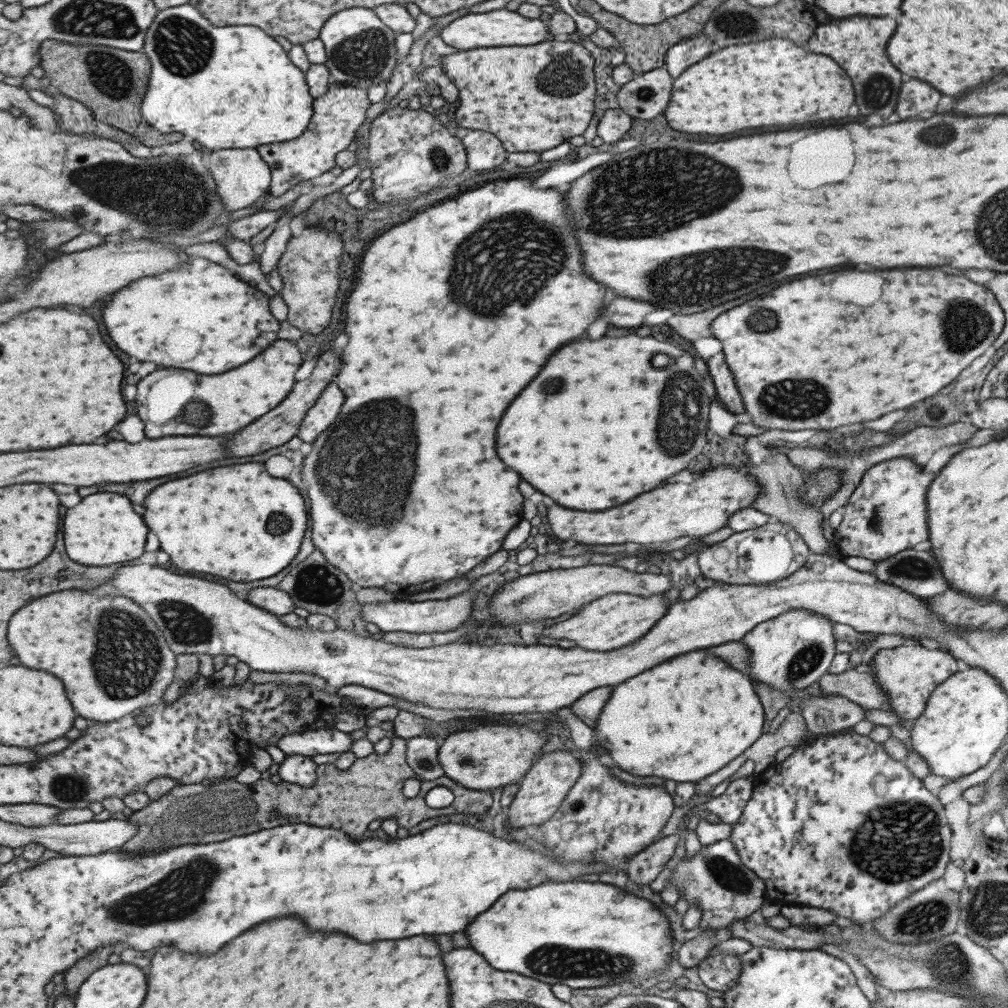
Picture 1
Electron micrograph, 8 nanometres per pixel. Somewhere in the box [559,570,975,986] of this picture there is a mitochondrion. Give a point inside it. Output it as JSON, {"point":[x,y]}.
{"point":[897,842]}

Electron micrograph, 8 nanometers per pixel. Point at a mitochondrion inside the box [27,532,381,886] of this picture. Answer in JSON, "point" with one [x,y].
{"point":[202,813]}

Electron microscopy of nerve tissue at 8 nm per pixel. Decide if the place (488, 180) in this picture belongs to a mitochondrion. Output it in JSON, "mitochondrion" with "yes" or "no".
{"mitochondrion":"no"}

